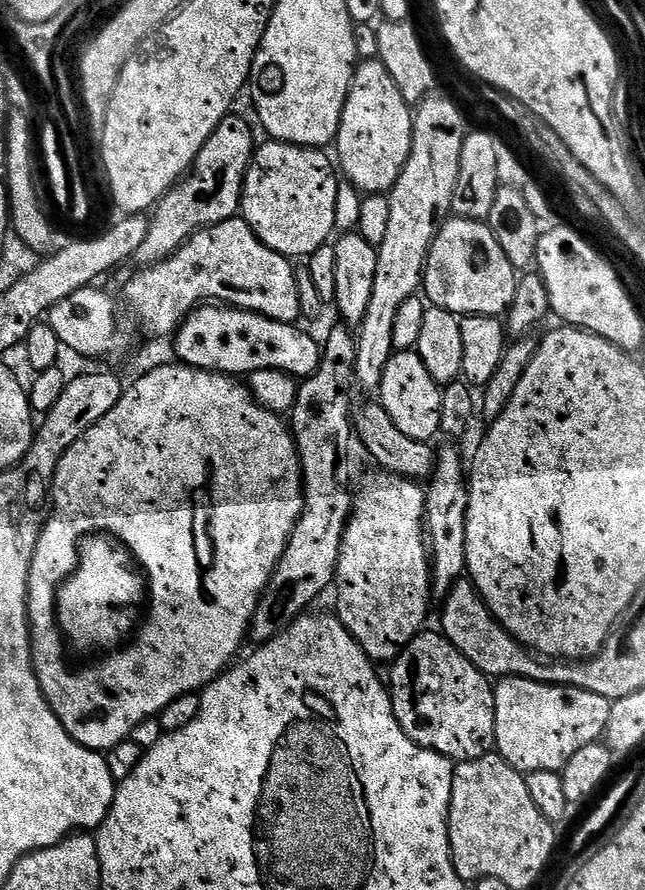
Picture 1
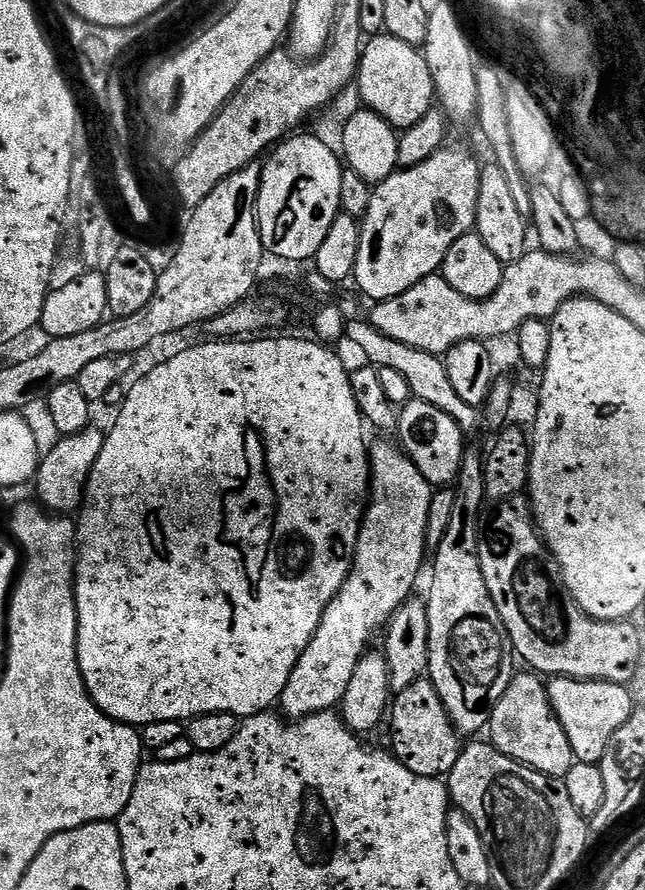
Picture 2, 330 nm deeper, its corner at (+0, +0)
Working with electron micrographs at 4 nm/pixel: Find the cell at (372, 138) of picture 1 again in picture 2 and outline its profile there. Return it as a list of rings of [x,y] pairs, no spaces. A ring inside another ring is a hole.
[[[387,34],[373,36],[363,45],[355,83],[360,87],[363,107],[390,122],[390,126],[397,130],[422,122],[424,115],[433,111],[437,99],[434,78],[423,51],[402,42],[402,38]]]

